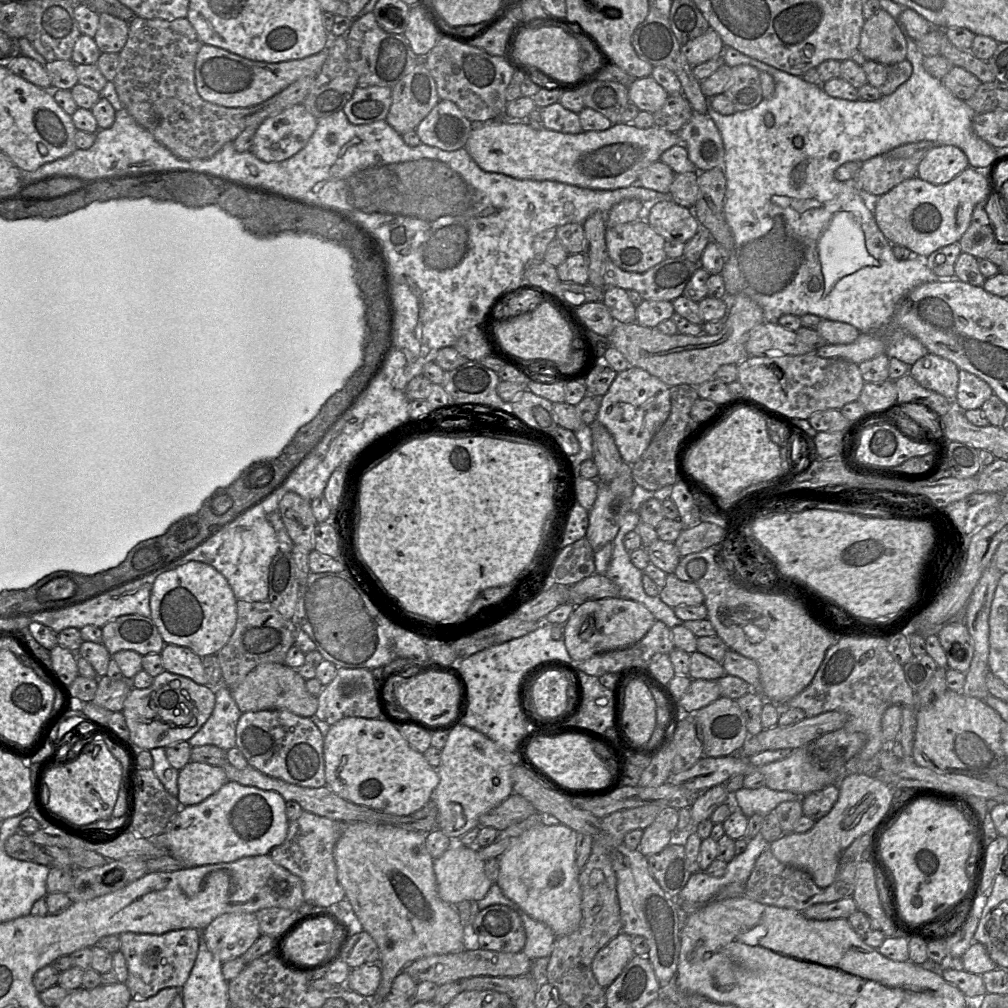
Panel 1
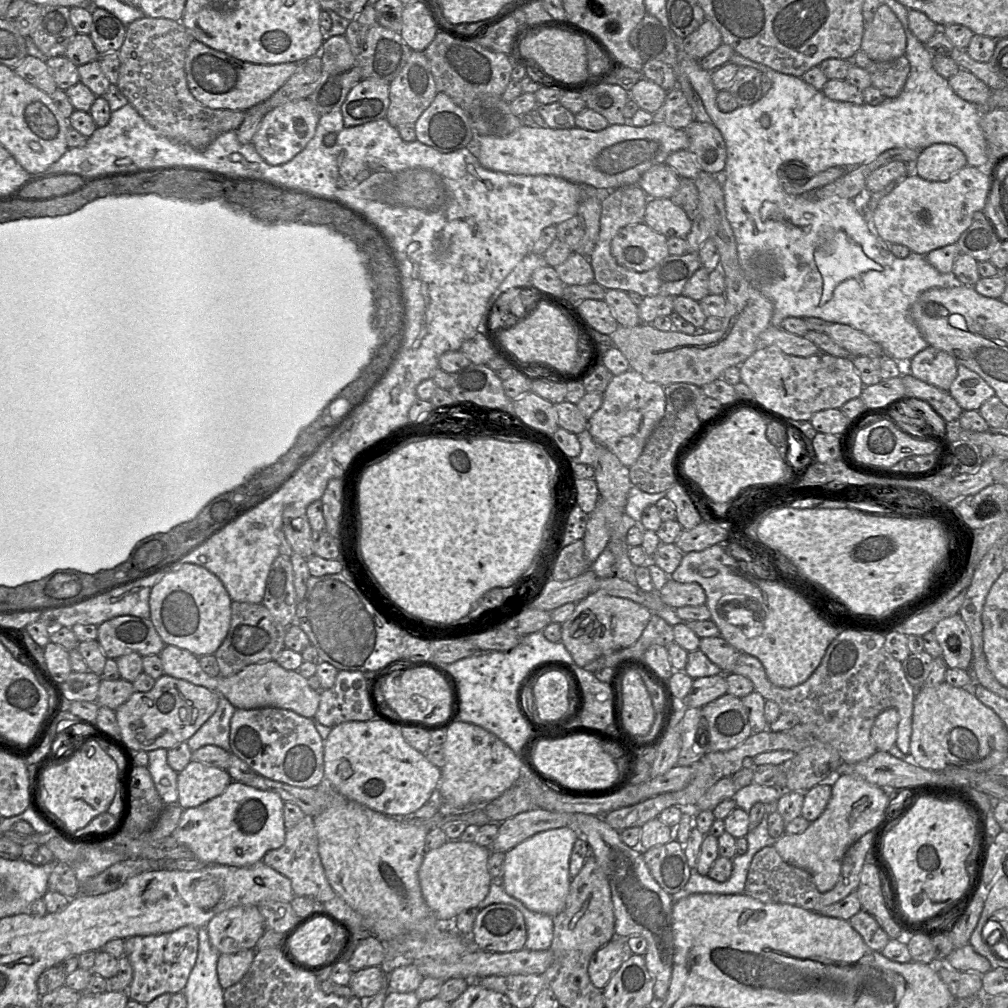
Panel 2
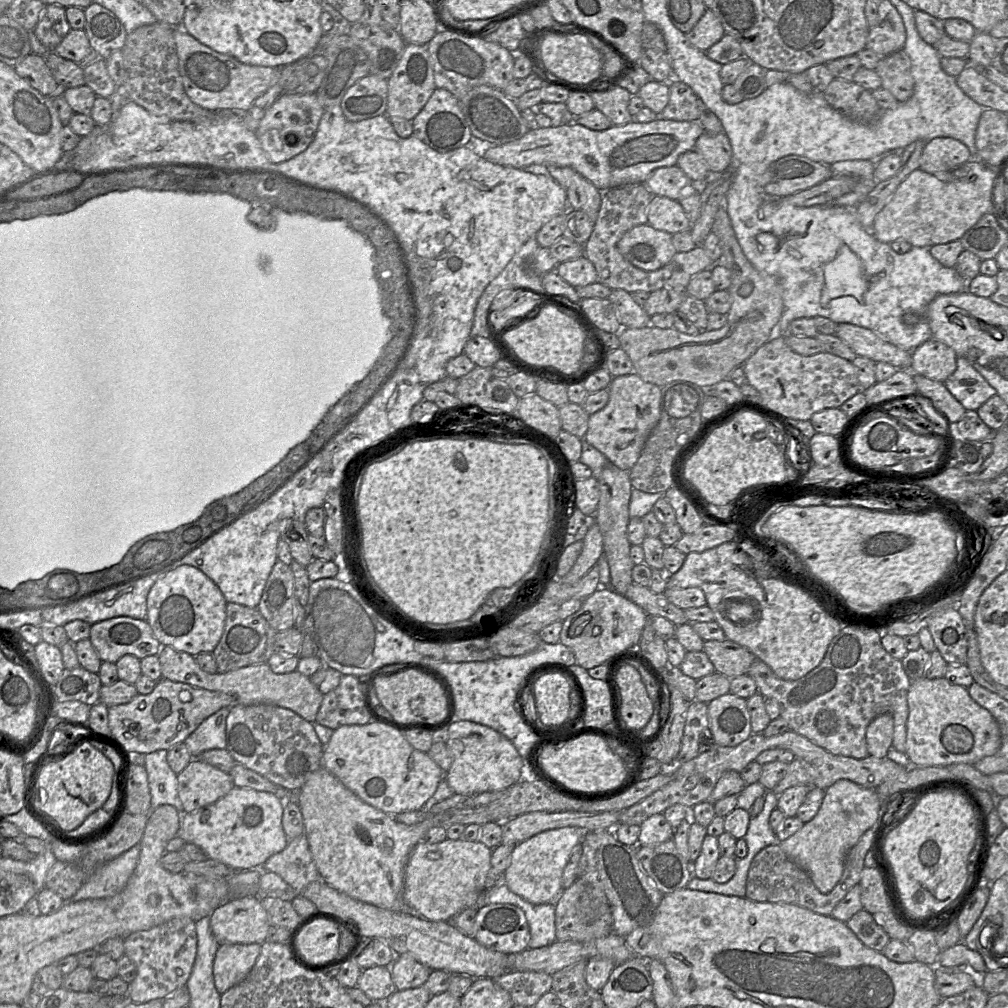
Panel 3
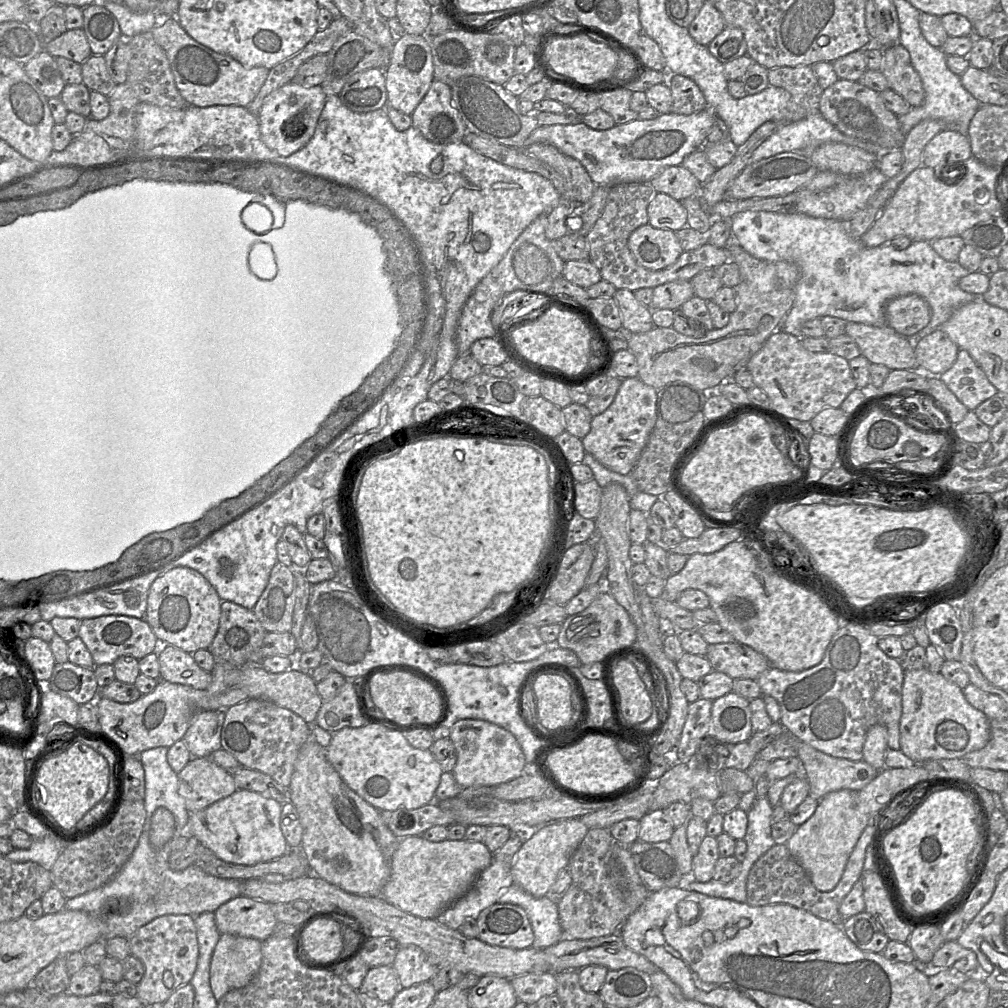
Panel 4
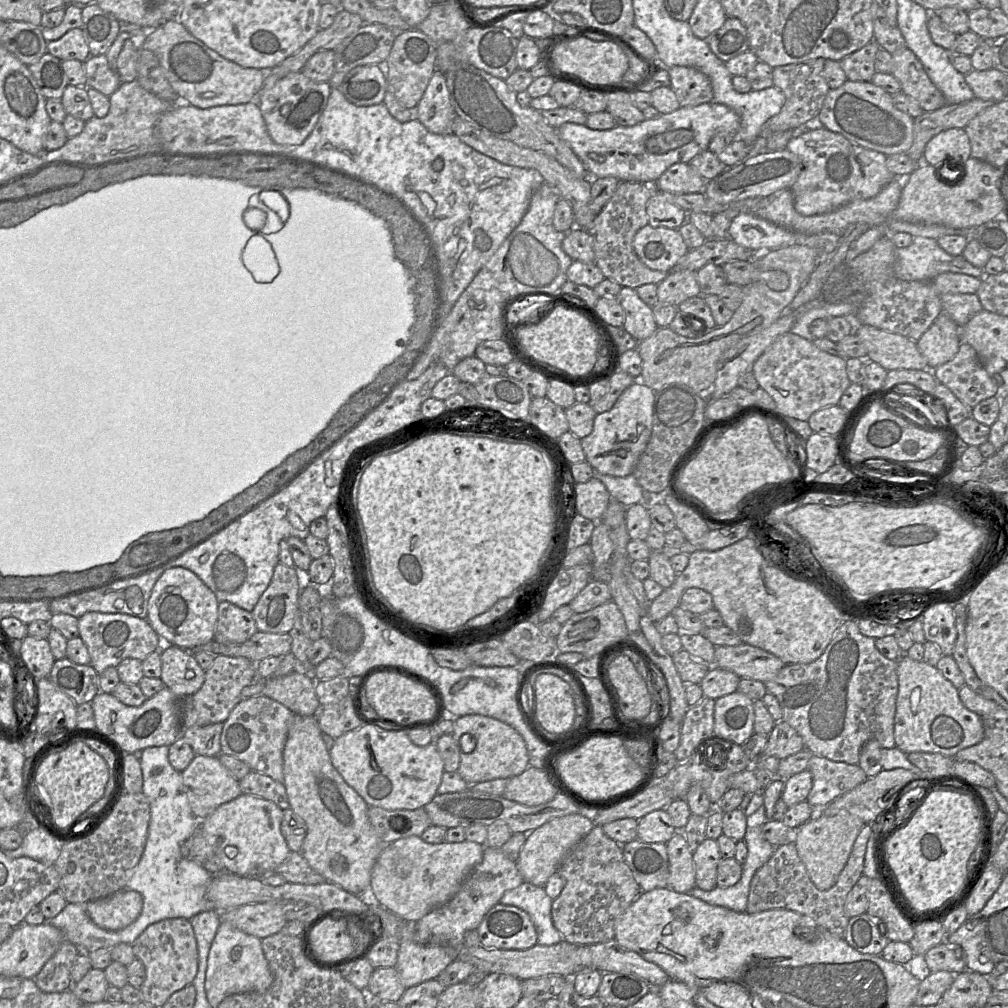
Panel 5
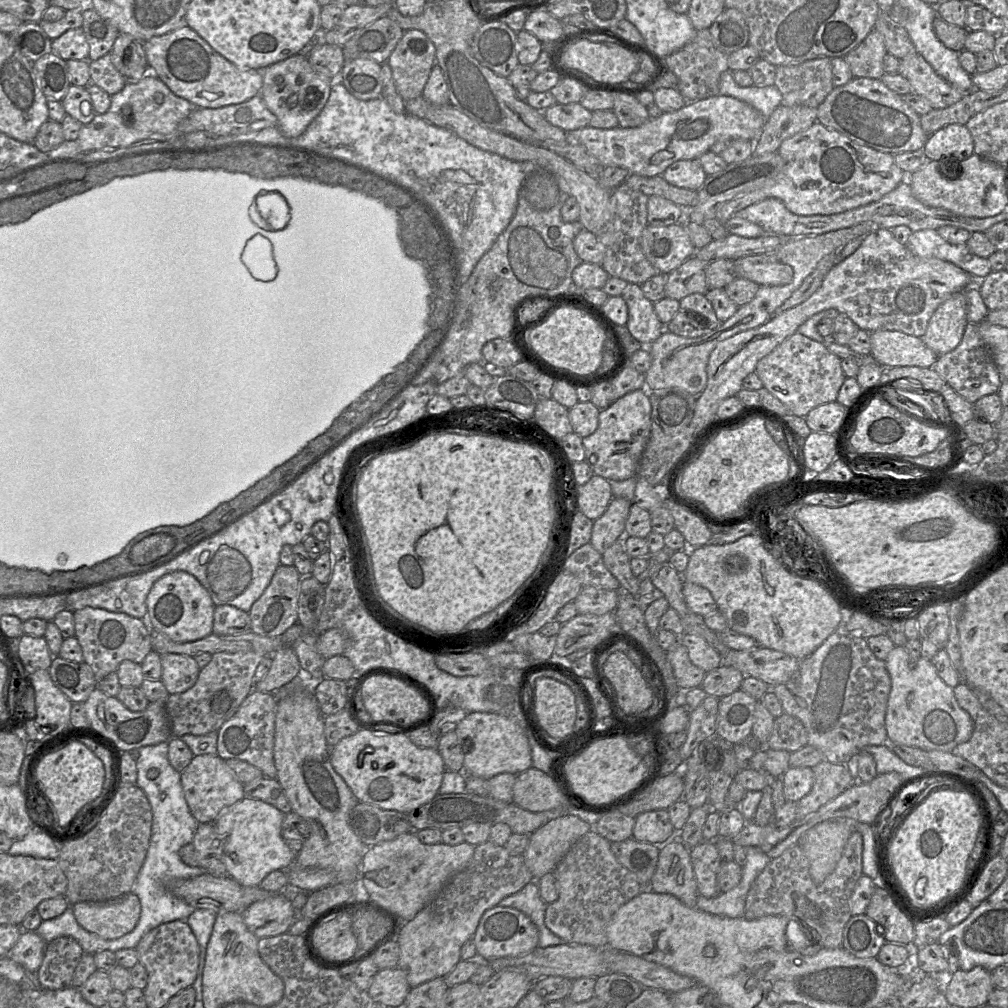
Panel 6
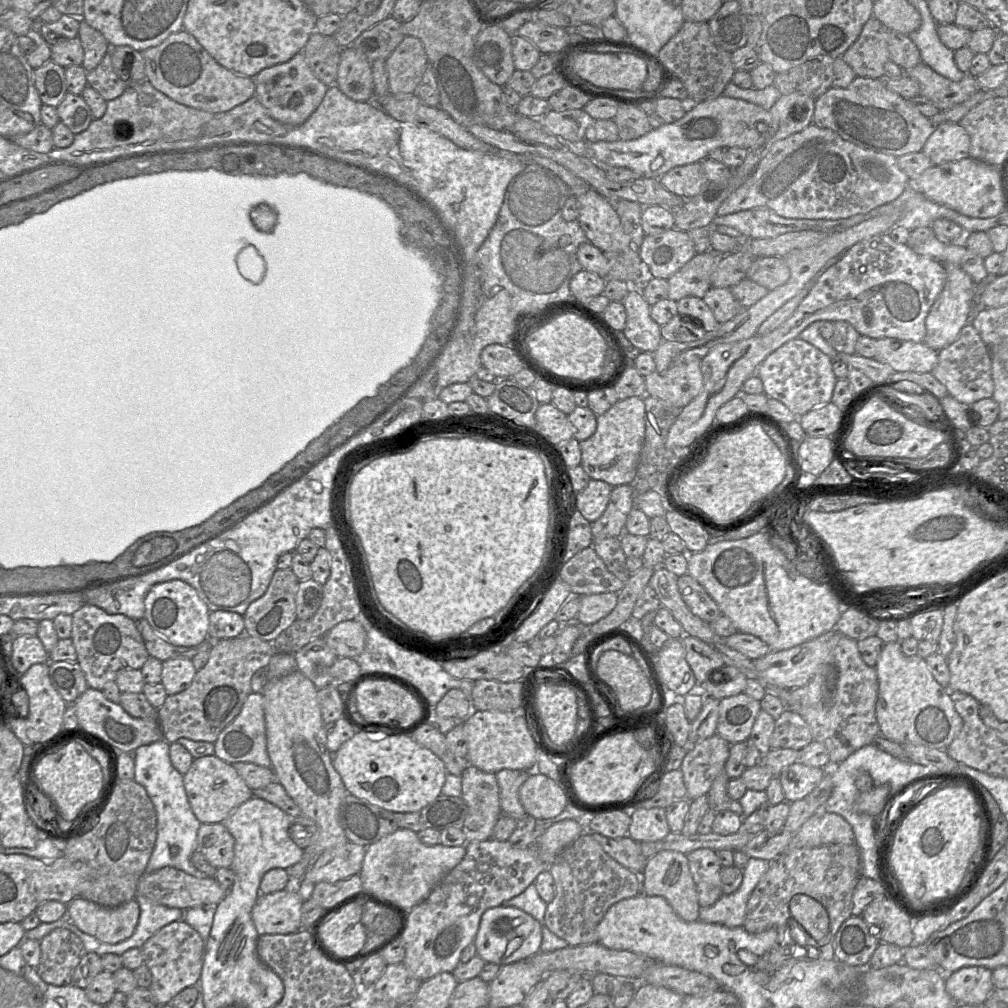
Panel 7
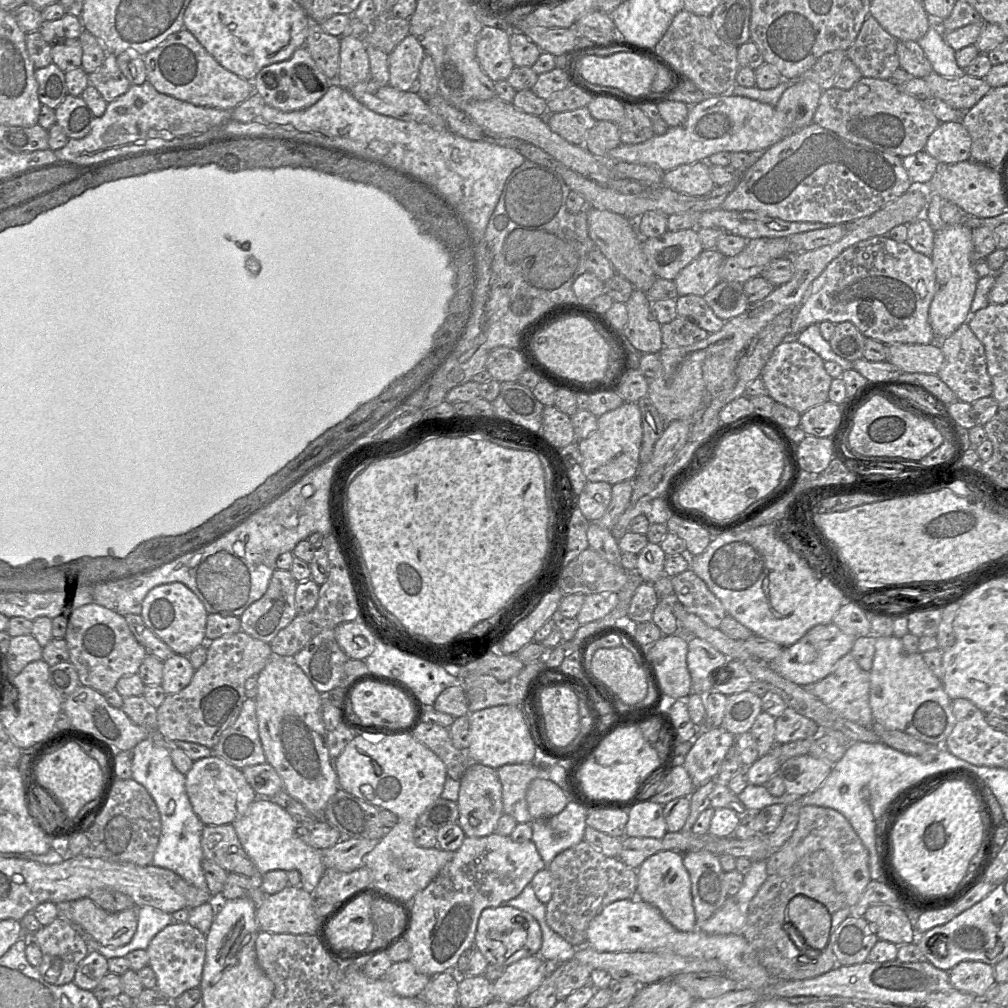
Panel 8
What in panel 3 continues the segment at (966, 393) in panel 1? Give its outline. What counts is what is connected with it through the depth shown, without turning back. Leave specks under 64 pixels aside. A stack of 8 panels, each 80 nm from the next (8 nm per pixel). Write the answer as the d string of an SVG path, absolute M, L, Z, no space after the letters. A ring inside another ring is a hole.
M957 357L956 370L944 385L967 411L976 411L997 394L987 380L963 357Z

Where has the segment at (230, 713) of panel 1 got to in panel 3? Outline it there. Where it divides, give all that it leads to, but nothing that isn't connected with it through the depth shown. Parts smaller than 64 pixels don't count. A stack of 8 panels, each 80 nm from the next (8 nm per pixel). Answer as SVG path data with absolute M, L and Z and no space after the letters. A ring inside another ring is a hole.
M224 707L206 718L184 741L192 758L211 749L226 749L226 720L230 707Z

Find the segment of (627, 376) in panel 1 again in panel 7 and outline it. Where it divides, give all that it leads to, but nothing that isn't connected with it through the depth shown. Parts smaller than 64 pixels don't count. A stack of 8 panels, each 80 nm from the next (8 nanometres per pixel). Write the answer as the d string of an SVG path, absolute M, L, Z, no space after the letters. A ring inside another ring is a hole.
M643 397L618 400L609 410L597 416L594 434L579 442L581 467L590 479L601 480L611 487L633 485L638 477L638 463L645 437L645 404Z

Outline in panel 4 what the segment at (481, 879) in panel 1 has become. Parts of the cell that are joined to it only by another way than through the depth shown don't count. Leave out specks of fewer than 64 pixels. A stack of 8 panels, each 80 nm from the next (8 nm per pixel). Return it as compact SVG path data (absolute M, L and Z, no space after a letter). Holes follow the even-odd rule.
M419 836L399 840L391 859L391 872L381 897L414 916L436 919L474 885L479 874L493 861L493 853L483 842L446 839L430 842Z

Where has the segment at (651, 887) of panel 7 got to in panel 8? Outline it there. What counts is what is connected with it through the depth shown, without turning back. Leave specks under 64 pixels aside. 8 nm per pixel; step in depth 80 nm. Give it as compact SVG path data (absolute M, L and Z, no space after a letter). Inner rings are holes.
M660 851L647 858L636 872L636 896L639 900L655 906L662 916L677 930L691 932L697 929L691 893L691 880L683 864L682 853Z

